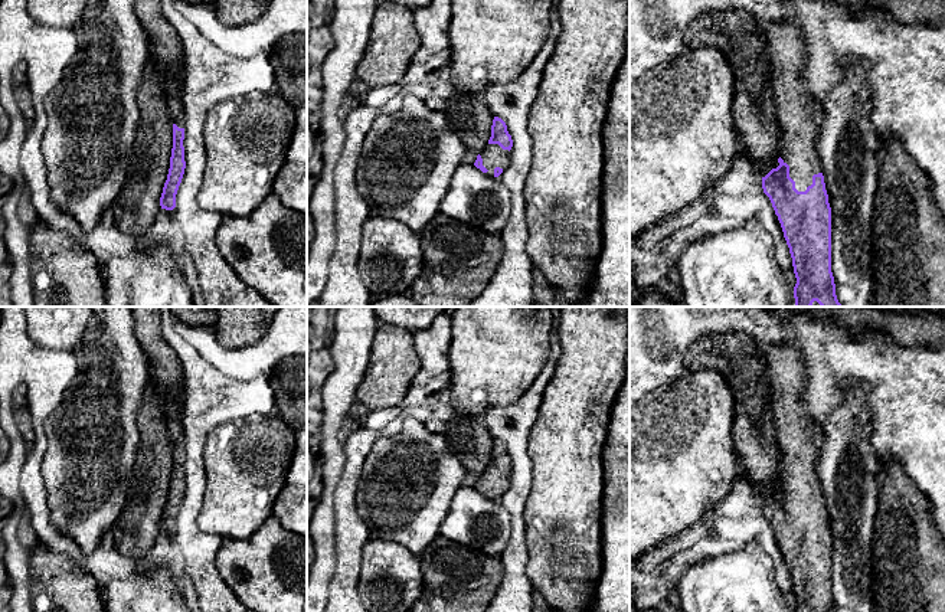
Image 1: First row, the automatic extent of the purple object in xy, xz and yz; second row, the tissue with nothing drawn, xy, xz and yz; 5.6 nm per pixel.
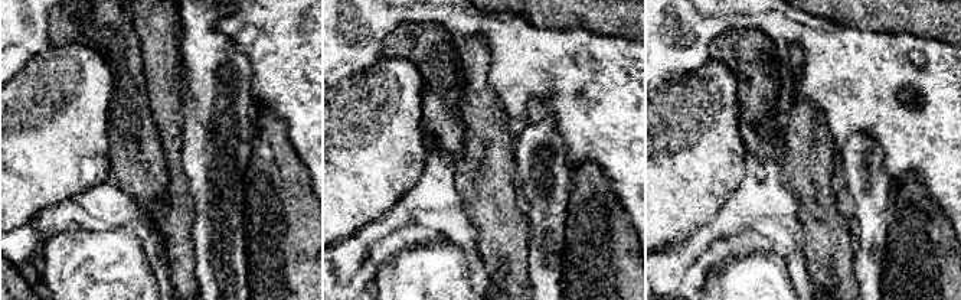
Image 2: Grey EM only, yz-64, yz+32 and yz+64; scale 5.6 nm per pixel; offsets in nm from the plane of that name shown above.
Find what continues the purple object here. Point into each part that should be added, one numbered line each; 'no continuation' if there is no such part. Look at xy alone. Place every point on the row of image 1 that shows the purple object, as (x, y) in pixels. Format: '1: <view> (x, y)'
1: xy (164, 45)

